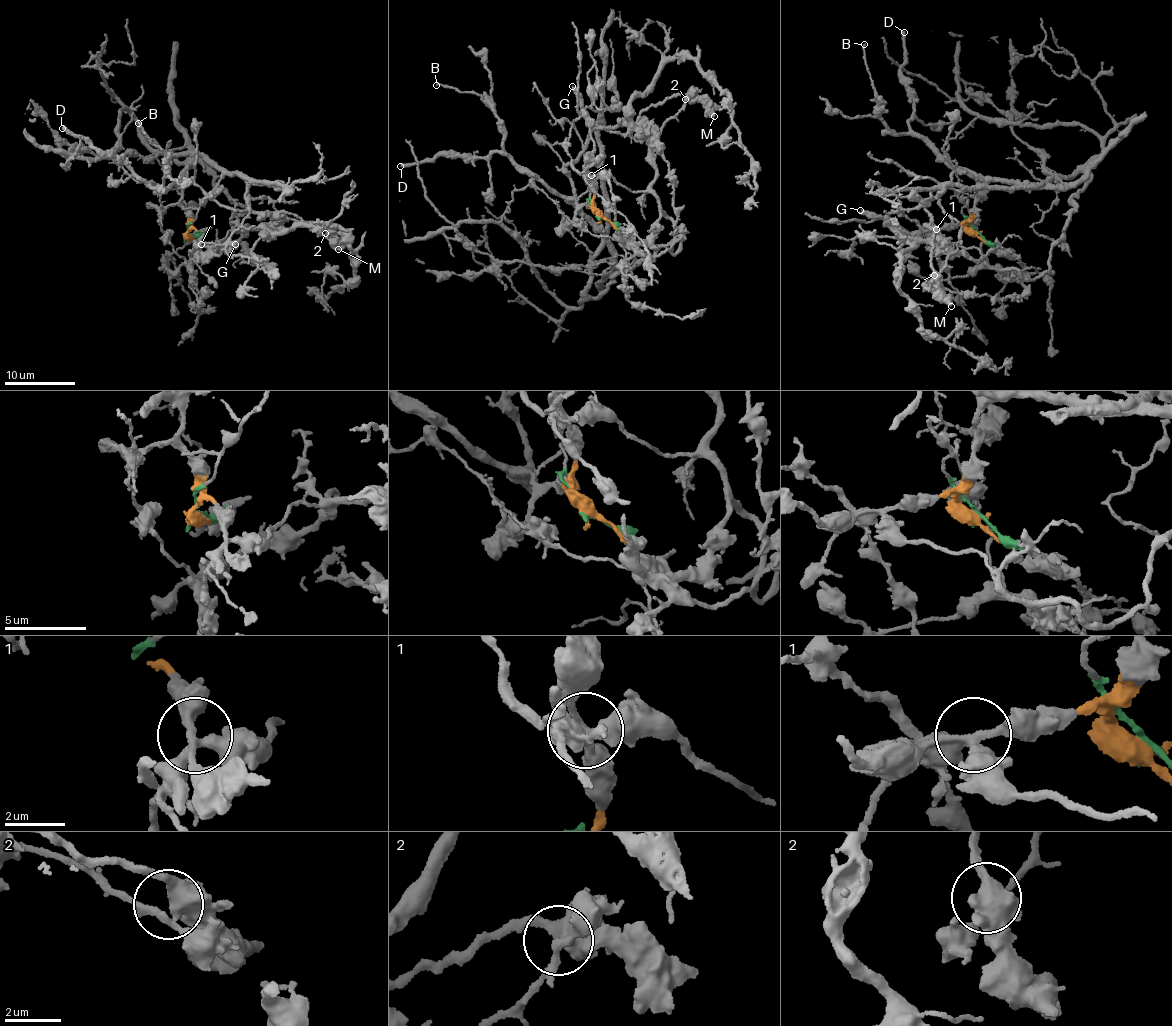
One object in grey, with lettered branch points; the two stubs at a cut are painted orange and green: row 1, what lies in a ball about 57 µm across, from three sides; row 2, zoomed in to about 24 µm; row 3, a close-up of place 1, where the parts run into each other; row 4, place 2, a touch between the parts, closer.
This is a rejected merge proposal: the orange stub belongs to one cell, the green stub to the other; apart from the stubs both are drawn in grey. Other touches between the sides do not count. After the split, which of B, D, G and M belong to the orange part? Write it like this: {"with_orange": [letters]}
{"with_orange": ["B", "D", "G", "M"]}

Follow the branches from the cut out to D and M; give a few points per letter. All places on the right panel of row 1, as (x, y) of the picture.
D: (976, 232), (968, 218), (976, 178), (958, 169), (912, 130), (909, 123), (912, 102), (900, 72), (903, 31)
M: (976, 232), (968, 218), (980, 180), (953, 174), (924, 206), (938, 232), (930, 253), (937, 287), (952, 306)

